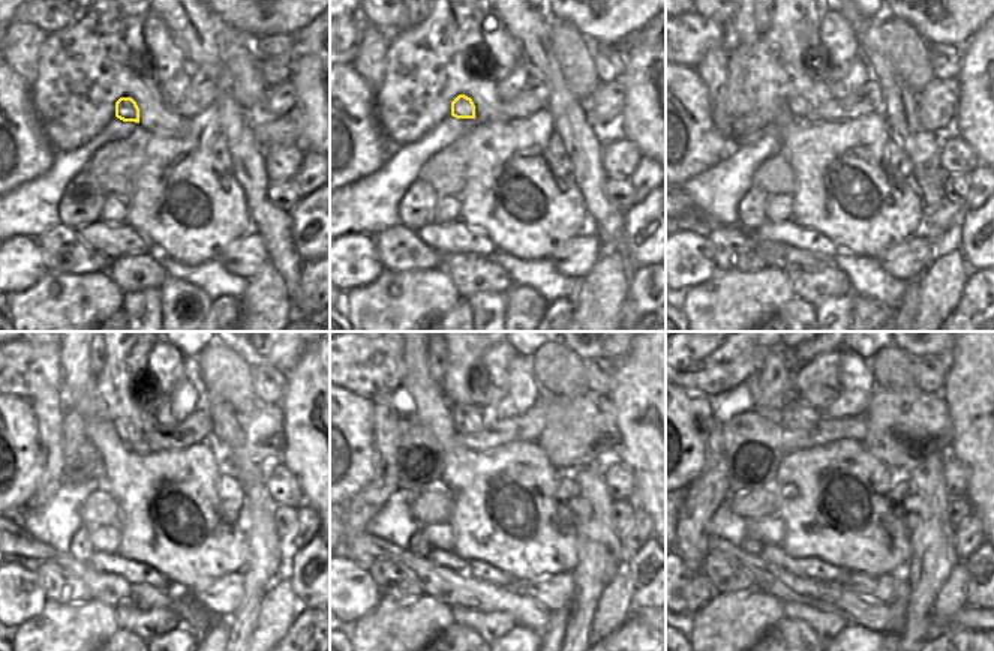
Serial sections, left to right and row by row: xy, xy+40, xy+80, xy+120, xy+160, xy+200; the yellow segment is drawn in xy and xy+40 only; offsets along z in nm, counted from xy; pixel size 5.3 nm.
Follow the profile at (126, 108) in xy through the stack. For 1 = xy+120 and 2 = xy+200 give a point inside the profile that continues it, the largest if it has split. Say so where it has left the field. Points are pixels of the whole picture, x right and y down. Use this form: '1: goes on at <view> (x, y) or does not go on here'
1: goes on at xy+120 (129, 432)
2: goes on at xy+200 (796, 416)

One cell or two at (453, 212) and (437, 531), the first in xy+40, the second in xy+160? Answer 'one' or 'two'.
one

